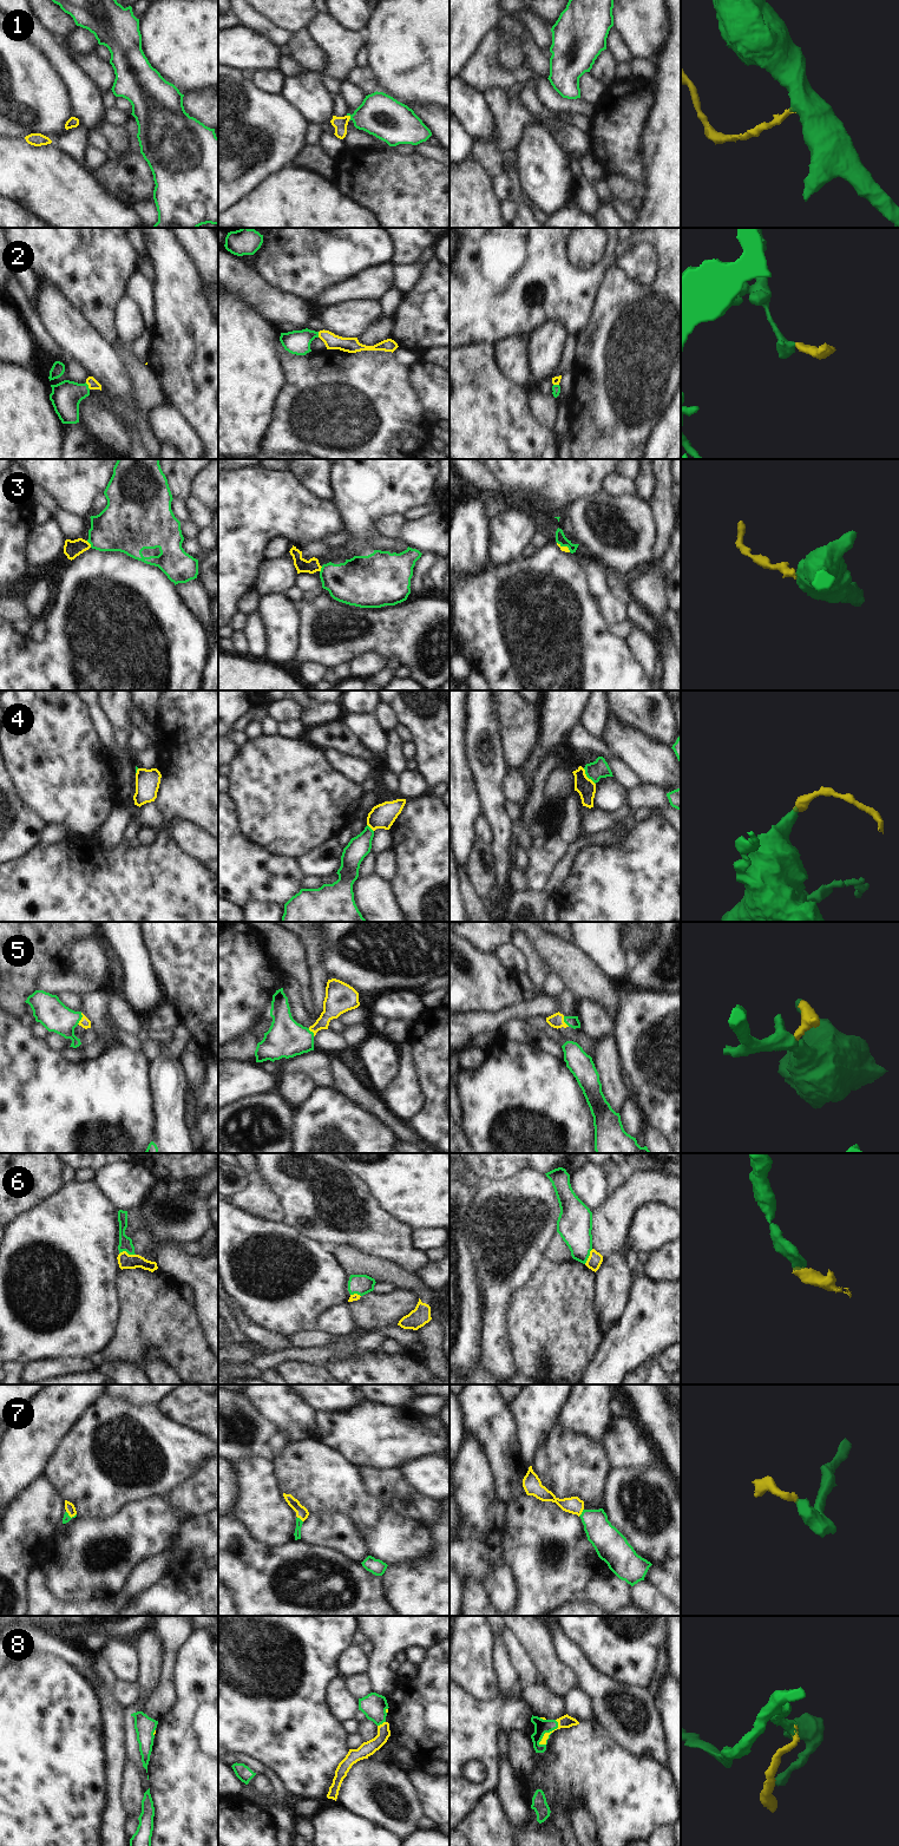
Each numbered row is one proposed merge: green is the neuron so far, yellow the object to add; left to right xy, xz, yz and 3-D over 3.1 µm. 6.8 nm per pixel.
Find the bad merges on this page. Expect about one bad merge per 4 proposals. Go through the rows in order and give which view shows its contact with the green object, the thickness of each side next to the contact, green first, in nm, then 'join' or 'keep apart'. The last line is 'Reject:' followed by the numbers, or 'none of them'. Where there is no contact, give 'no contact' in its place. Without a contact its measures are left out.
1: meets green in xz; 300 nm thick on the green side, 100 nm on the other; join
2: meets green in xy; 200 nm thick on the green side, 70 nm on the other; join
3: meets green in xy; 340 nm thick on the green side, 120 nm on the other; keep apart
4: meets green in yz; 130 nm thick on the green side, 130 nm on the other; keep apart
5: meets green in xy; 200 nm thick on the green side, 70 nm on the other; join
6: meets green in xy; 100 nm thick on the green side, 110 nm on the other; keep apart
7: meets green in yz; 200 nm thick on the green side, 120 nm on the other; join
8: meets green in yz; 100 nm thick on the green side, 90 nm on the other; join
Reject: 3, 4, 6

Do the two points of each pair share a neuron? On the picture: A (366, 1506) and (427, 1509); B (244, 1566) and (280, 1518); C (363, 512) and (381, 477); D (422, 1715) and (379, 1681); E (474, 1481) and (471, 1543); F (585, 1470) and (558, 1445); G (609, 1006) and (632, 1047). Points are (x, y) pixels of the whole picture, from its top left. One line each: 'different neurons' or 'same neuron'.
A: different neurons
B: different neurons
C: same neuron
D: different neurons
E: same neuron
F: same neuron
G: different neurons

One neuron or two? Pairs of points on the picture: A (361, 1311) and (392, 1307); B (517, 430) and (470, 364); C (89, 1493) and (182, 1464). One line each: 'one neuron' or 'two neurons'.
A: one neuron
B: one neuron
C: one neuron

